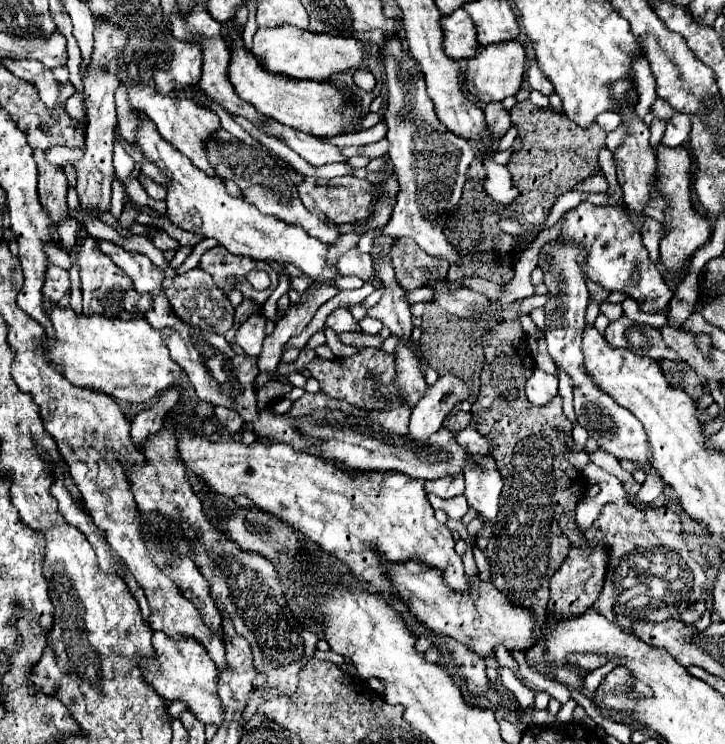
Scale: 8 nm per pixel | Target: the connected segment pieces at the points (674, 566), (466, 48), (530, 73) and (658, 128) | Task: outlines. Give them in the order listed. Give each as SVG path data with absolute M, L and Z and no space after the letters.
M618 499L614 503L606 503L598 519L608 519L608 521L594 521L588 529L588 541L590 545L606 543L606 547L610 549L610 561L608 561L608 577L604 581L604 589L598 601L592 605L592 609L596 609L606 619L618 623L628 633L632 633L634 621L640 619L664 621L666 617L680 619L680 611L686 605L692 605L706 597L706 575L700 569L700 565L690 557L688 547L684 543L680 519L670 507L636 509L634 505L630 505L628 499Z
M464 9L444 15L440 27L444 33L444 53L448 53L450 59L470 59L472 53L476 53L478 39L474 35L474 23Z
M532 63L532 65L528 67L528 71L526 71L526 81L530 83L532 89L536 89L536 91L540 91L540 93L544 93L544 95L550 95L550 93L554 91L550 79L540 71L540 67L538 67L536 63Z
M654 119L652 125L650 125L650 131L652 131L652 137L650 137L650 145L656 147L662 137L664 137L664 129L666 129L666 121L664 119Z

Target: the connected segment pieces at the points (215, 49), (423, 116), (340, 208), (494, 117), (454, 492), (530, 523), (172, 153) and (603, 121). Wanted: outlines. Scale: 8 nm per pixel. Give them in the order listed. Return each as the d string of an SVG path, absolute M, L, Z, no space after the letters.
M202 3L192 5L186 17L182 15L180 7L174 5L170 23L172 23L172 35L174 35L178 41L196 43L196 45L200 45L200 49L202 49L202 79L200 79L202 91L204 91L210 99L214 99L218 105L222 105L226 111L230 111L232 115L242 115L242 117L246 117L246 119L250 119L250 121L260 121L260 119L264 119L250 103L246 103L246 101L242 101L242 99L236 97L234 87L230 85L230 81L228 81L228 77L226 77L226 69L228 69L228 63L230 63L230 53L228 53L226 41L220 37L222 25L210 17L210 13L206 11L206 5L202 5Z
M396 33L394 37L386 35L382 55L388 83L388 109L384 113L388 127L386 139L390 141L388 155L394 171L398 173L400 193L390 225L378 233L360 235L360 253L370 253L370 245L378 235L392 235L396 229L398 237L412 237L430 257L444 259L450 265L460 265L458 249L444 237L442 227L448 221L448 213L462 197L466 169L476 157L476 151L468 145L468 141L454 137L454 133L450 133L440 123L434 111L434 103L426 95L422 71L418 69L414 57L410 57L410 53L404 53L404 47Z
M304 177L304 181L298 185L298 193L302 197L302 203L306 209L322 209L326 217L334 223L352 223L356 219L366 219L370 215L370 205L374 205L374 187L366 179L358 177L334 177L334 179L316 179L316 177Z
M488 103L484 111L486 111L486 123L488 123L490 133L496 135L496 137L506 135L506 131L508 131L510 125L512 125L512 121L510 121L510 111L504 109L502 103Z
M462 473L456 477L442 477L436 481L426 481L426 491L434 493L442 499L450 499L450 497L458 497L464 493L464 477Z
M520 321L496 325L494 329L484 333L484 369L480 375L480 395L472 407L474 421L472 427L492 441L492 457L498 463L498 471L504 477L504 489L500 495L500 513L498 517L490 523L486 517L478 515L482 521L482 529L476 535L476 545L484 551L484 555L490 561L490 573L492 581L510 597L510 601L516 601L520 605L526 605L538 613L538 621L544 617L544 609L548 605L550 597L550 577L556 573L556 569L562 565L566 553L568 553L568 537L560 531L558 527L558 517L566 509L574 509L576 503L584 497L586 493L586 479L582 477L580 471L568 461L564 461L562 451L564 443L558 441L554 429L562 431L572 431L572 423L566 419L562 411L562 397L554 397L550 405L544 407L534 407L526 401L526 395L522 393L530 373L534 373L534 359L528 355L528 345L526 345L526 335L522 331Z
M136 111L138 117L138 131L136 131L136 143L144 157L154 163L164 177L170 181L166 203L168 203L168 221L184 231L198 233L204 237L214 237L222 247L226 247L234 255L246 255L256 261L276 261L276 263L294 263L300 267L306 275L310 275L316 281L334 281L338 289L358 289L364 285L360 277L346 277L336 267L328 267L326 263L326 251L328 245L322 243L316 237L310 237L304 229L298 229L294 225L286 225L284 221L278 221L276 217L262 215L254 205L242 201L240 197L230 197L224 189L224 183L220 177L210 177L198 167L192 165L178 149L174 149L168 141L164 141L156 129L156 125Z
M605 112L596 118L596 122L609 133L614 131L620 125L621 119L618 113Z

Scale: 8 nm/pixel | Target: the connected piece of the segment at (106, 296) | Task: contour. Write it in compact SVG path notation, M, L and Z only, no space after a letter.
M76 219L76 223L78 223L76 235L84 237L84 241L78 245L78 253L76 253L76 263L80 267L80 277L82 277L82 299L84 299L82 311L86 315L90 315L90 313L118 315L122 311L120 297L126 289L132 289L132 281L130 281L130 277L126 277L126 273L122 273L122 269L118 269L114 265L114 261L106 253L102 253L98 249L98 241L88 235L86 223L82 219Z

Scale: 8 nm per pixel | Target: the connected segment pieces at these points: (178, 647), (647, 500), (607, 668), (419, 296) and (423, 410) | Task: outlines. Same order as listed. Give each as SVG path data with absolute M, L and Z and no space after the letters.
M154 631L152 645L154 645L154 659L142 659L138 667L142 669L150 685L156 689L156 693L170 701L184 701L186 707L206 725L208 723L220 725L224 717L222 717L222 705L218 701L218 683L216 683L218 673L204 645L194 637L168 637L162 631Z
M648 475L646 483L640 487L640 491L636 493L636 499L645 504L652 504L653 501L660 495L660 491L664 489L664 483L660 481L660 477L656 475Z
M609 661L605 665L590 672L585 679L582 694L588 696L590 693L596 691L602 680L612 671L614 667L614 661Z
M428 287L407 291L406 298L413 305L422 301L433 301L435 298L434 292Z
M442 375L434 385L426 389L424 397L412 409L408 437L416 441L426 441L426 437L442 427L450 411L472 395L470 389L472 387L456 375Z

